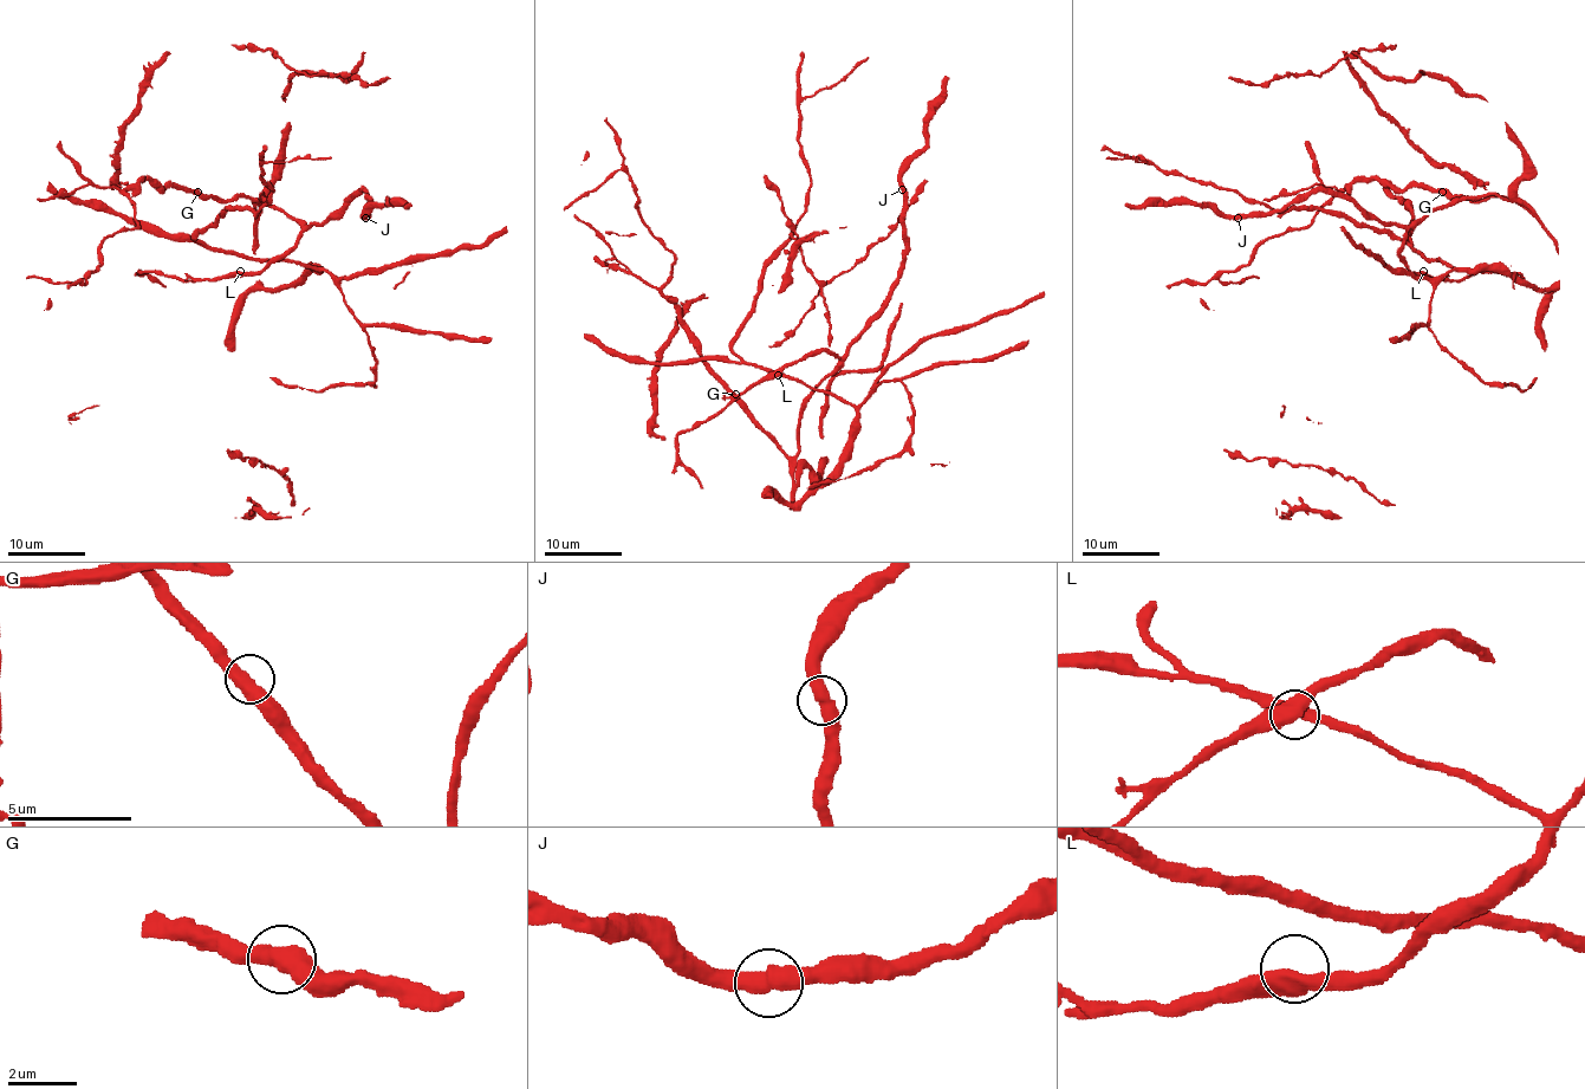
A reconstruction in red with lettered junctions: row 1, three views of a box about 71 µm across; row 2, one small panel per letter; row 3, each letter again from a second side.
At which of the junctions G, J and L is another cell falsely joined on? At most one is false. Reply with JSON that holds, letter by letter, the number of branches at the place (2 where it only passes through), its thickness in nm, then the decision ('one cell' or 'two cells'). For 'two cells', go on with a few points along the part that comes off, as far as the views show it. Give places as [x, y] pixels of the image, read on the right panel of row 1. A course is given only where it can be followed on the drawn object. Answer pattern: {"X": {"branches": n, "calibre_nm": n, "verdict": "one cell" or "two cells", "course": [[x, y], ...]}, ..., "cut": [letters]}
{"G": {"branches": 2, "calibre_nm": 500, "verdict": "one cell"}, "J": {"branches": 2, "calibre_nm": 500, "verdict": "one cell"}, "L": {"branches": 2, "calibre_nm": 550, "verdict": "one cell"}, "cut": []}

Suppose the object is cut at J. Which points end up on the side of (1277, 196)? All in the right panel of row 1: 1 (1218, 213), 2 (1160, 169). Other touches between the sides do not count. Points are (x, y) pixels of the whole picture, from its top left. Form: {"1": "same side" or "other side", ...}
{"1": "other side", "2": "same side"}

